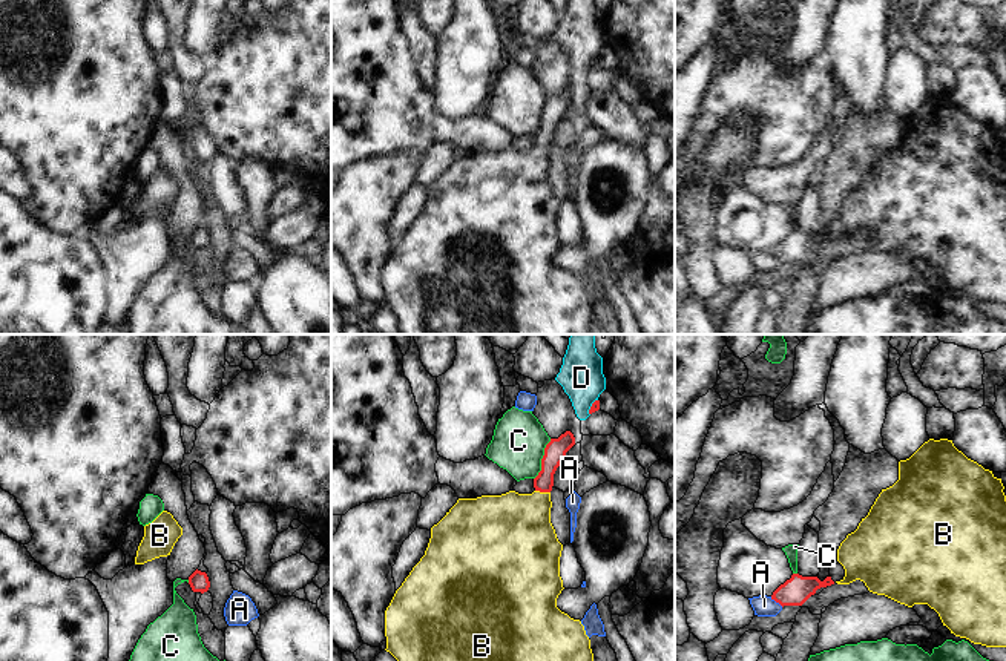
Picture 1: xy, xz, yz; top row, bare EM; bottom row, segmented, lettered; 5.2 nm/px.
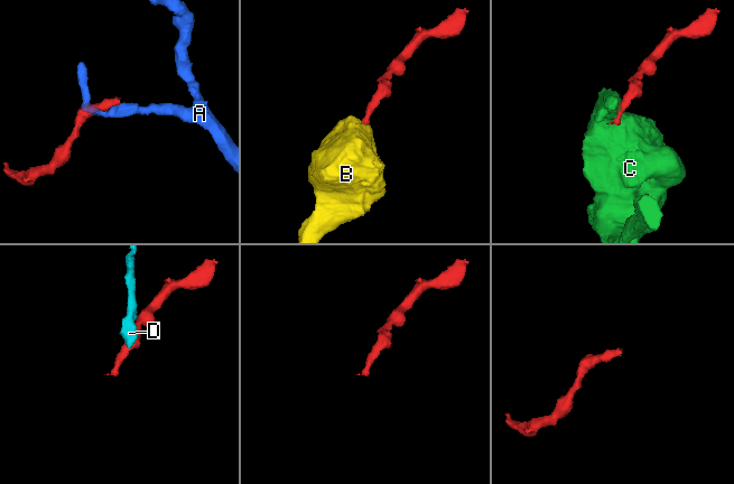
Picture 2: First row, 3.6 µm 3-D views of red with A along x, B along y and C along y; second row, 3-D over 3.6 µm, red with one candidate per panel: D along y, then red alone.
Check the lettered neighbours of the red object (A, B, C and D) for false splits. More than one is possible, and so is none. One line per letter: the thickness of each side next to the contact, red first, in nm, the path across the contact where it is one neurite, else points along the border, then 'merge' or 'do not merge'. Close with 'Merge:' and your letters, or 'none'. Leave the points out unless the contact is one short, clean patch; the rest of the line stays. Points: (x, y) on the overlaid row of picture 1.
A: 150 nm thick on the red side, 110 nm on the other; border along yz (770, 597), (782, 606); do not merge
B: 110 nm thick on the red side, 380 nm on the other; runs through xz (555, 450), (543, 482), (543, 491), (535, 508), (516, 529); merge
C: 110 nm thick on the red side, 280 nm on the other; border along xz (551, 439), (545, 448), (542, 470), (534, 479); do not merge
D: 50 nm thick on the red side, 220 nm on the other; border along xz (597, 399), (589, 414); do not merge
Merge: B

